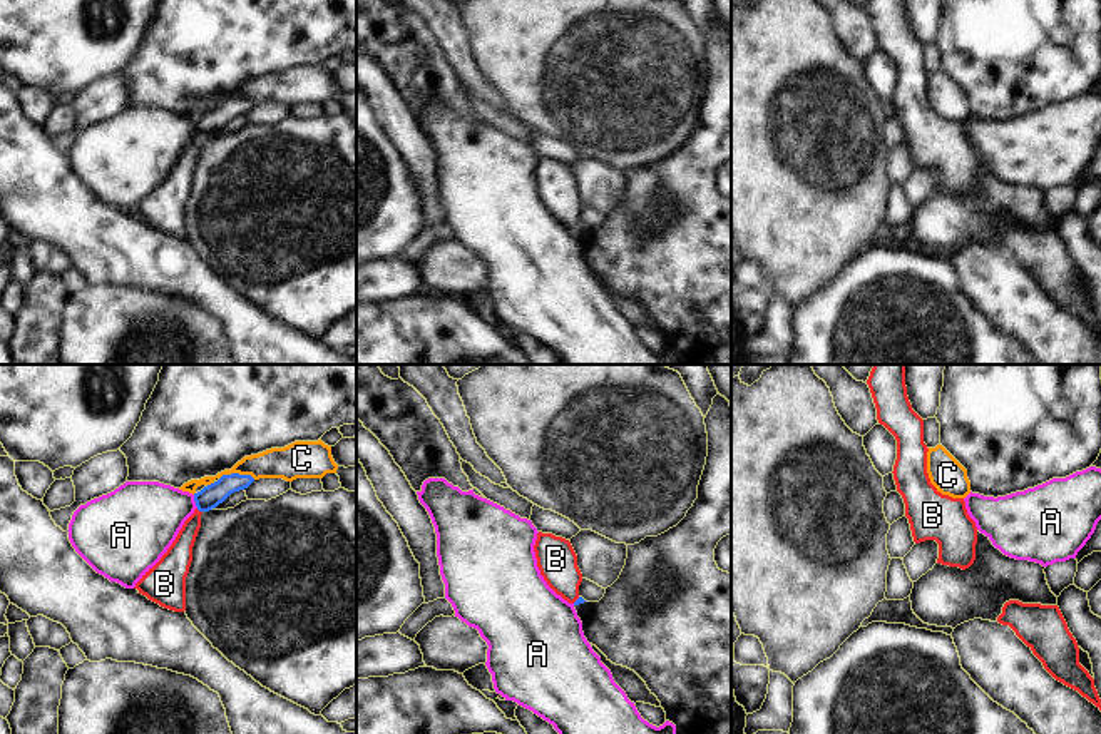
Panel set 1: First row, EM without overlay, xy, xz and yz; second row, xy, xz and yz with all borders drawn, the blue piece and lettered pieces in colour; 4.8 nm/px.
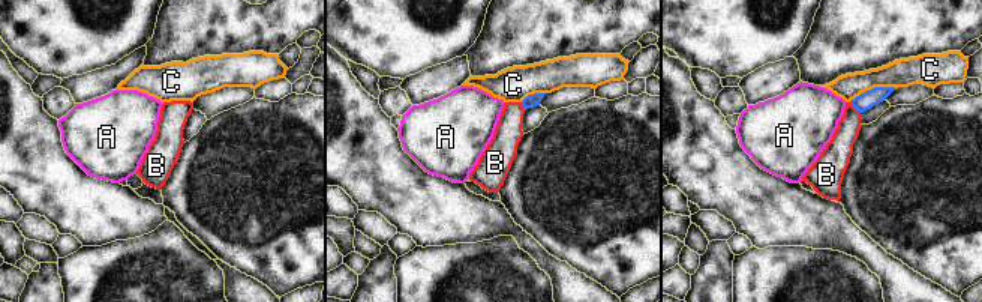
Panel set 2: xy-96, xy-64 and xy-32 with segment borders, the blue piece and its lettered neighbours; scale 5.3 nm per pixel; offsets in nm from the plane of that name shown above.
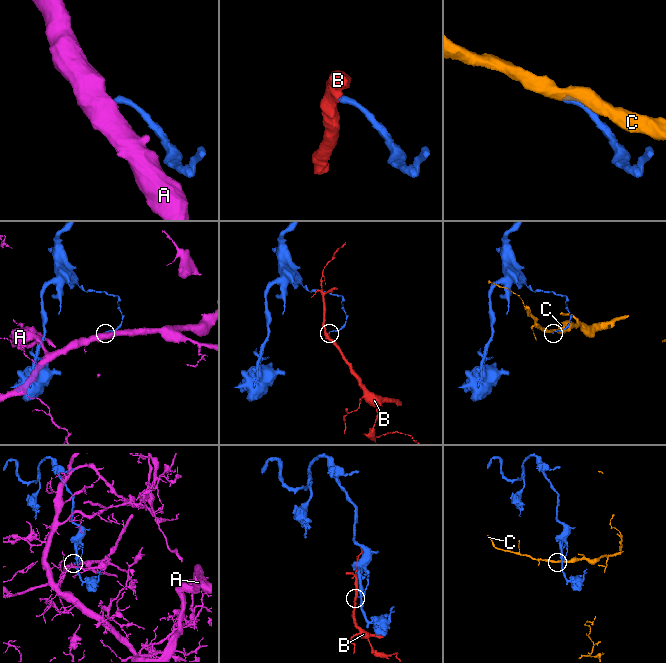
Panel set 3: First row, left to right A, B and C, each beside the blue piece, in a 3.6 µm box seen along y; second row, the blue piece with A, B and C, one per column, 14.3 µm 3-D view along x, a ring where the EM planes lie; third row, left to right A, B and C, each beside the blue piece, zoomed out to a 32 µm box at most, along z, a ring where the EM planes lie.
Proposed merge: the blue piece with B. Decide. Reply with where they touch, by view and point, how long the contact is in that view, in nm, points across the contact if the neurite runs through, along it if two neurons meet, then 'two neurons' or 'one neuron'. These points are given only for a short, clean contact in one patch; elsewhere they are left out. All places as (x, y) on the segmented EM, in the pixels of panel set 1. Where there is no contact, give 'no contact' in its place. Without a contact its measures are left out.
xy (199, 510) | 40 nm | along xy (196, 509), (201, 512) | two neurons

